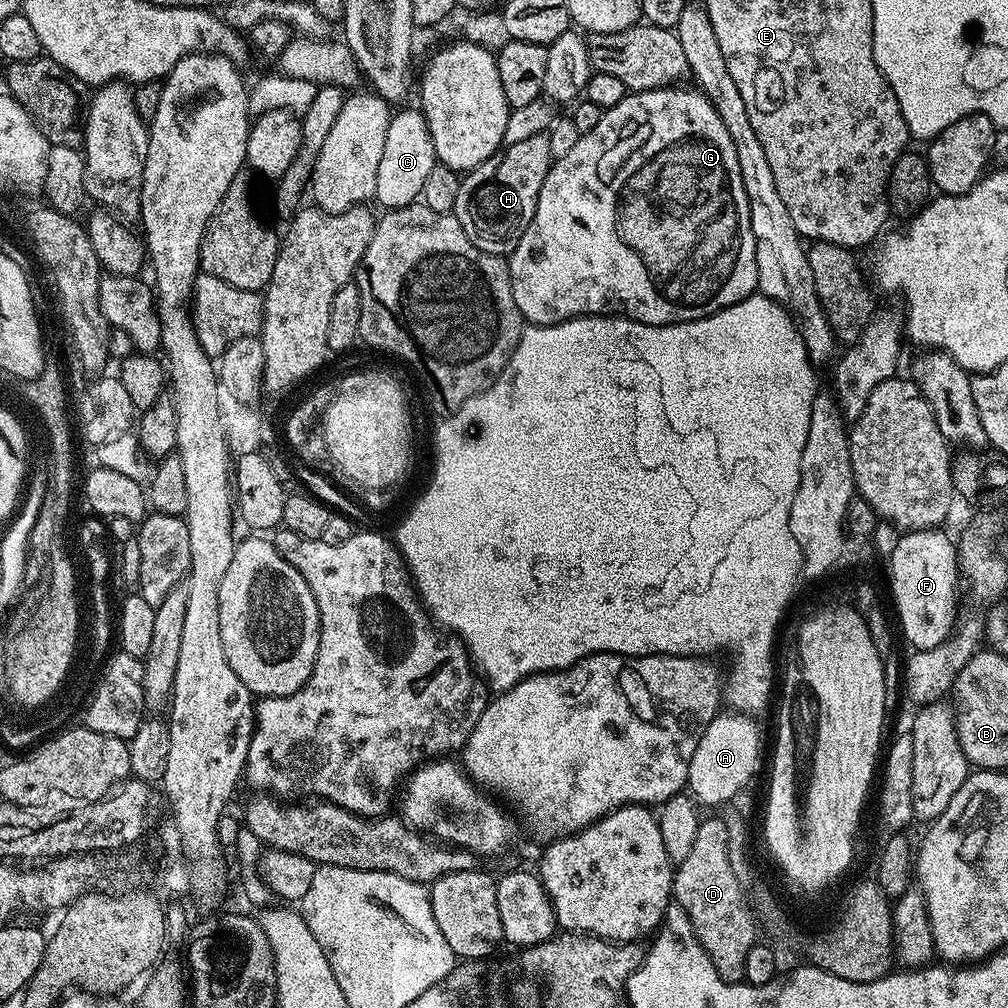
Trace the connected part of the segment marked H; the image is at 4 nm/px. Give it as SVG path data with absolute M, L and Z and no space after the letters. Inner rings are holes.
M543 134L507 145L499 154L491 156L489 160L479 164L477 168L472 169L461 179L454 214L458 218L462 230L466 230L470 242L474 242L474 246L478 246L478 250L482 250L486 254L507 257L516 249L522 234L526 234L526 230L534 218L542 182L546 182L546 174L551 170L553 163L550 142L547 135Z

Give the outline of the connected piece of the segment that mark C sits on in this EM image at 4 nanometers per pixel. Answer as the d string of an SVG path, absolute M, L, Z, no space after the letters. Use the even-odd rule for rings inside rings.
M416 106L397 111L386 130L386 150L382 150L382 163L378 165L375 203L380 203L384 210L404 208L407 204L417 203L426 186L426 178L437 162L434 142L430 138L423 112Z

